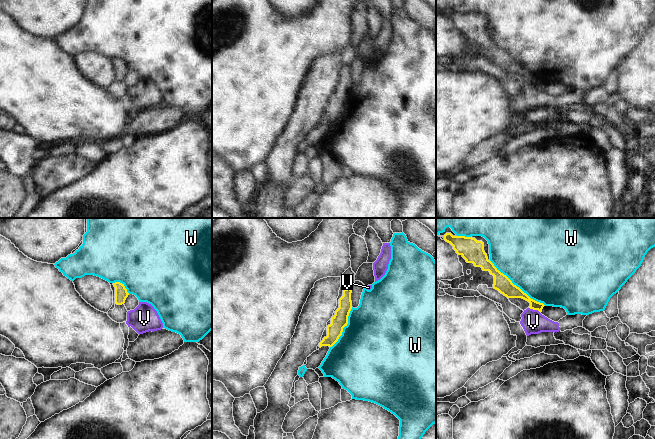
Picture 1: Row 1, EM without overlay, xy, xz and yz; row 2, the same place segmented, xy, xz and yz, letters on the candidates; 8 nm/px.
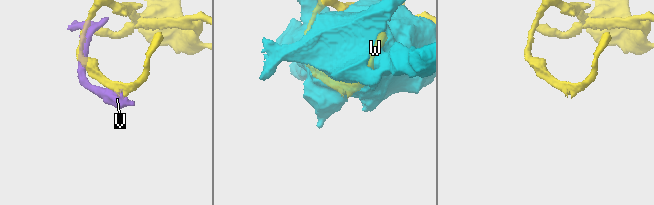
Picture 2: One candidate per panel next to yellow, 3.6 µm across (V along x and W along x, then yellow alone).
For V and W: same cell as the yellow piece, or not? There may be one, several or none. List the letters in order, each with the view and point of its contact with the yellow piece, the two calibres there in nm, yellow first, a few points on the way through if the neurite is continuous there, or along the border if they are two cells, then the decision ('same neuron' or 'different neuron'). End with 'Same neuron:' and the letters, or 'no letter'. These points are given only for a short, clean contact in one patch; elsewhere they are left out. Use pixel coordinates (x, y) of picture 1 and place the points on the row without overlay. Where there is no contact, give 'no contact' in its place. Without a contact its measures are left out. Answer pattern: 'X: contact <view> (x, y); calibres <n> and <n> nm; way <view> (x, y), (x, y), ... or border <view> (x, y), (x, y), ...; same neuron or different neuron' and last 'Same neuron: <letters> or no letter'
V: contact yz (534, 85); calibres 120 and 190 nm; way yz (510, 66), (525, 72), (534, 85), (533, 98); same neuron
W: contact yz (516, 62); calibres 140 and 500 nm; different neuron
Same neuron: V

